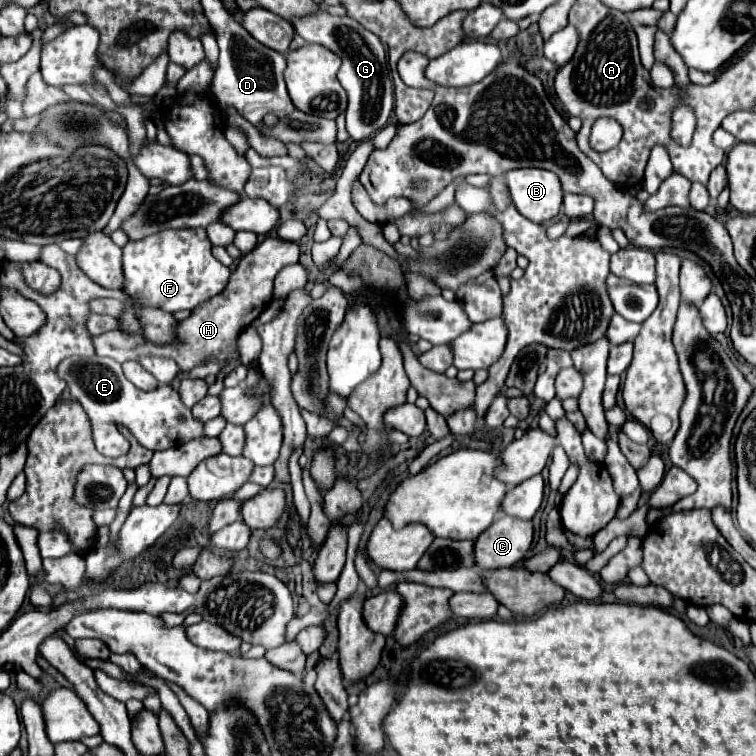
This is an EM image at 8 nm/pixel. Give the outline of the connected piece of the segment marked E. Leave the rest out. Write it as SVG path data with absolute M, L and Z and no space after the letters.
M66 357L60 361L56 373L66 381L72 399L78 401L90 417L92 437L102 455L120 457L128 453L128 441L118 431L118 425L128 427L138 443L150 451L162 451L194 437L202 437L204 423L192 417L190 409L180 401L178 391L174 391L170 385L160 385L154 391L142 391L124 377L120 363L110 357Z

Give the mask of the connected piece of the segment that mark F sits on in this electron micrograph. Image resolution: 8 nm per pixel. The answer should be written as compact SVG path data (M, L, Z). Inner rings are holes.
M166 229L146 235L138 241L130 239L122 247L122 291L128 295L124 301L122 317L118 317L118 329L124 333L142 333L138 321L138 305L162 309L166 313L192 311L202 301L222 293L226 281L230 281L230 267L216 261L210 253L212 245L204 229Z

